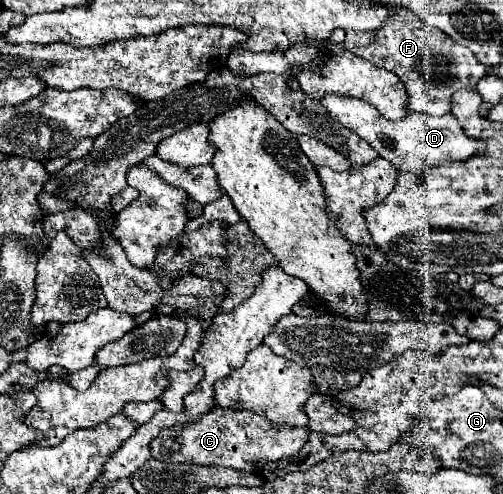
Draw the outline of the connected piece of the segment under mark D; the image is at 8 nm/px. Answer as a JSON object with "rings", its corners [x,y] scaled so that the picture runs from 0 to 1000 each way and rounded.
{"rings":[[[646,190],[638,198],[638,211],[650,219],[650,227],[686,259],[730,283],[757,320],[773,324],[789,344],[813,344],[829,352],[829,377],[841,377],[841,352],[849,340],[869,336],[877,324],[928,324],[944,312],[956,312],[964,296],[956,287],[944,287],[924,275],[920,259],[913,255],[909,239],[901,231],[885,231],[873,239],[861,239],[853,231],[837,227],[809,227],[801,243],[777,247],[761,239],[738,211],[698,198],[698,194],[674,194],[674,190]]]}

